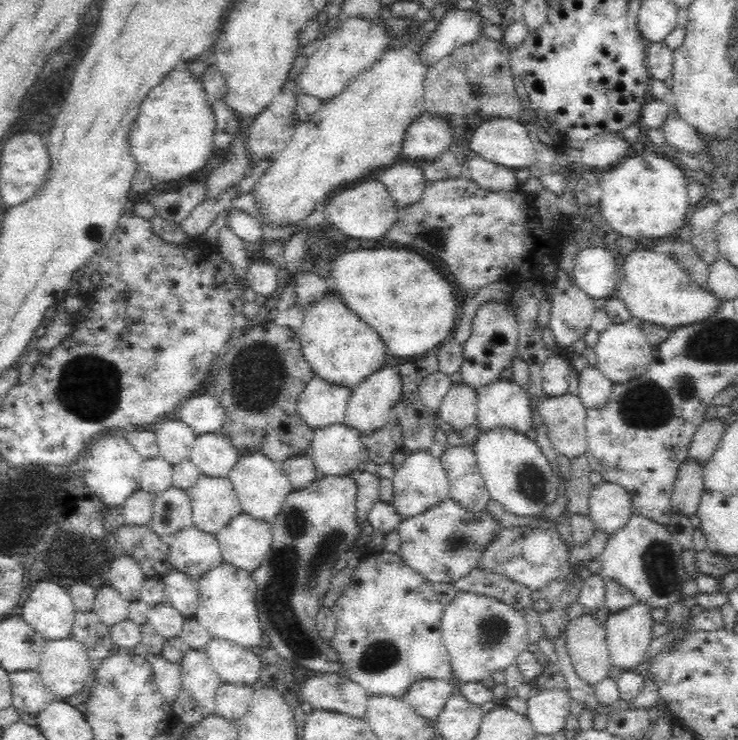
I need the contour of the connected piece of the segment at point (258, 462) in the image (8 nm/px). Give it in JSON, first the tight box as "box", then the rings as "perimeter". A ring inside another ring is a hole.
{"box":[227,454,292,523],"perimeter":[[[262,454],[241,456],[238,463],[230,469],[227,478],[234,489],[242,513],[254,520],[269,523],[280,512],[288,493],[292,491],[290,481],[279,463],[270,461]]]}

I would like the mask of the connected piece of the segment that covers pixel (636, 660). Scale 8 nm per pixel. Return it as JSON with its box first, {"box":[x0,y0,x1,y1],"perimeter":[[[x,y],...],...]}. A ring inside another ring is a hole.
{"box":[604,603,656,670],"perimeter":[[[634,603],[627,609],[613,612],[605,623],[604,638],[609,650],[610,668],[616,670],[636,670],[646,660],[646,649],[651,643],[653,629],[656,627],[649,616],[650,607]]]}

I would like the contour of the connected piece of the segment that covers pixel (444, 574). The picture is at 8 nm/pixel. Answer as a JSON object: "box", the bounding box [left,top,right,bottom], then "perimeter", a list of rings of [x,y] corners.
{"box":[396,498,497,583],"perimeter":[[[448,498],[422,514],[403,519],[397,530],[399,546],[396,555],[410,571],[426,581],[451,583],[472,569],[494,526],[497,523],[489,514],[472,518]]]}

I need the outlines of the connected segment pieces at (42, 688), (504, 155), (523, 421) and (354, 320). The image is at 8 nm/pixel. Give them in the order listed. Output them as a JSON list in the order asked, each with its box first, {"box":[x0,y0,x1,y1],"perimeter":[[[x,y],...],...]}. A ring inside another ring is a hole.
[{"box":[9,670,57,716],"perimeter":[[[36,670],[11,672],[9,679],[10,704],[19,712],[36,716],[50,701],[57,700],[57,696],[44,684]]]},{"box":[468,116,536,170],"perimeter":[[[492,116],[477,123],[468,136],[469,148],[486,160],[513,170],[536,164],[526,124],[509,116]]]},{"box":[473,376,531,434],"perimeter":[[[508,376],[502,382],[478,390],[473,426],[480,434],[510,430],[523,434],[531,427],[527,393]]]},{"box":[300,299,386,392],"perimeter":[[[322,299],[304,314],[300,330],[300,344],[313,377],[342,386],[350,392],[362,386],[375,373],[386,368],[386,352],[382,340],[372,328],[347,310],[338,299]]]}]

